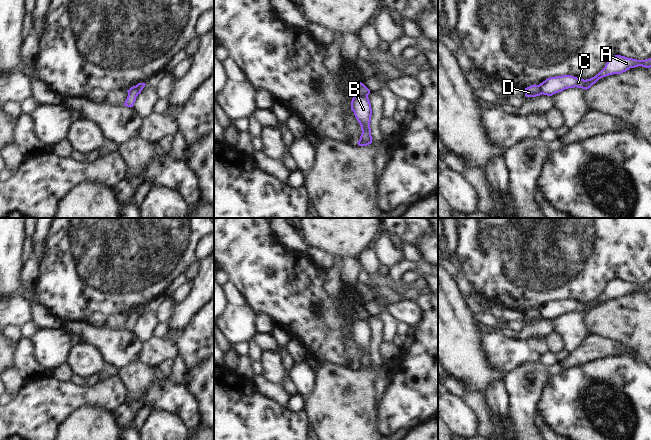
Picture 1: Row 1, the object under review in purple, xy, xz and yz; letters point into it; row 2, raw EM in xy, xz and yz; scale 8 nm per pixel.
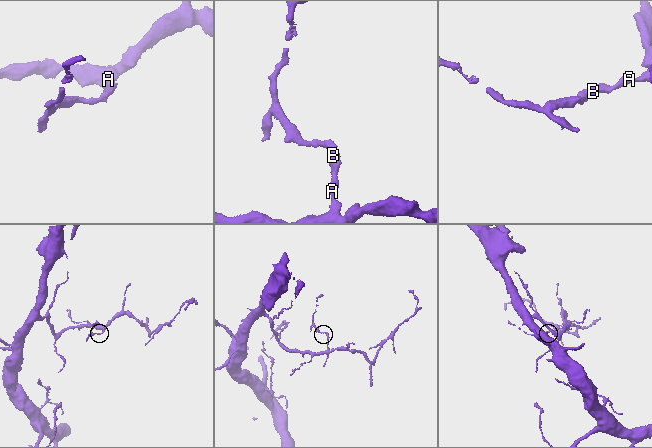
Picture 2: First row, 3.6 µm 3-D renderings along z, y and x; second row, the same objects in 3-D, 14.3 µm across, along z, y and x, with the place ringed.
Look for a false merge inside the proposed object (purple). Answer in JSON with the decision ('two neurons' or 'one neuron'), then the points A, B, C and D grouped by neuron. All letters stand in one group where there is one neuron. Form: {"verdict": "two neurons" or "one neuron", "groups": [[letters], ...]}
{"verdict": "two neurons", "groups": [["A", "B", "C"], ["D"]]}

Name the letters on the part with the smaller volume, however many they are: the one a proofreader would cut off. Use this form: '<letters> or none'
D

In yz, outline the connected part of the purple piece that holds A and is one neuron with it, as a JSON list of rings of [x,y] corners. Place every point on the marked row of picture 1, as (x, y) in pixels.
[[[615,55],[607,61],[605,67],[596,76],[590,79],[584,80],[571,75],[562,75],[547,78],[545,81],[539,84],[539,87],[543,95],[547,96],[552,96],[553,94],[562,92],[565,89],[574,87],[587,90],[603,77],[613,74],[621,74],[630,68],[635,68],[638,66],[650,68],[651,58],[645,60],[637,60],[621,55]]]

